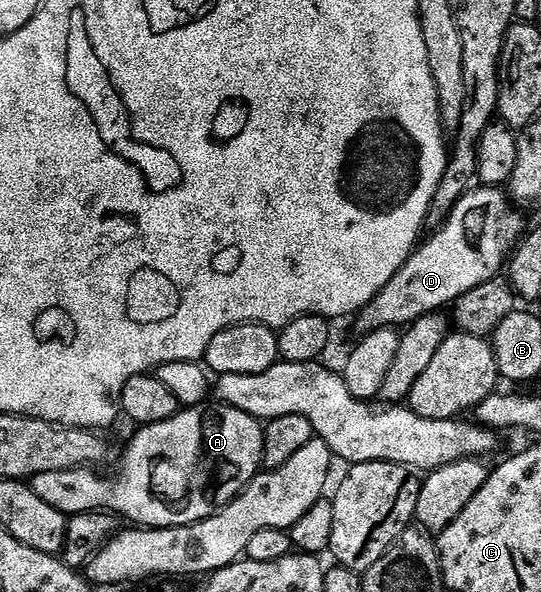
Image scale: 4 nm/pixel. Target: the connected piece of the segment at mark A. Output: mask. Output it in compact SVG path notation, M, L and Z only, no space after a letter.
M207 403L205 405L191 405L189 407L183 408L178 414L172 419L164 419L164 423L152 423L151 425L141 426L137 430L138 434L135 435L134 438L131 439L130 442L126 445L126 450L122 453L122 462L118 465L118 474L115 477L106 477L102 478L98 471L95 471L90 467L83 467L80 469L65 469L64 471L44 471L40 475L36 475L35 477L29 478L28 484L32 491L36 491L36 496L39 497L43 501L43 503L48 503L48 507L52 507L57 513L65 513L67 515L73 515L76 513L101 513L103 511L108 513L113 513L117 515L119 518L125 519L127 517L127 522L133 523L138 527L145 527L147 529L171 529L172 527L176 527L177 525L194 525L198 521L203 521L204 519L208 519L214 513L219 513L222 508L224 508L228 503L232 503L239 497L243 491L248 487L248 483L252 483L252 479L257 477L260 470L263 468L262 464L262 452L264 451L264 425L263 422L257 421L252 415L244 415L244 411L236 411L236 407L228 407L227 405L223 405L221 403Z

